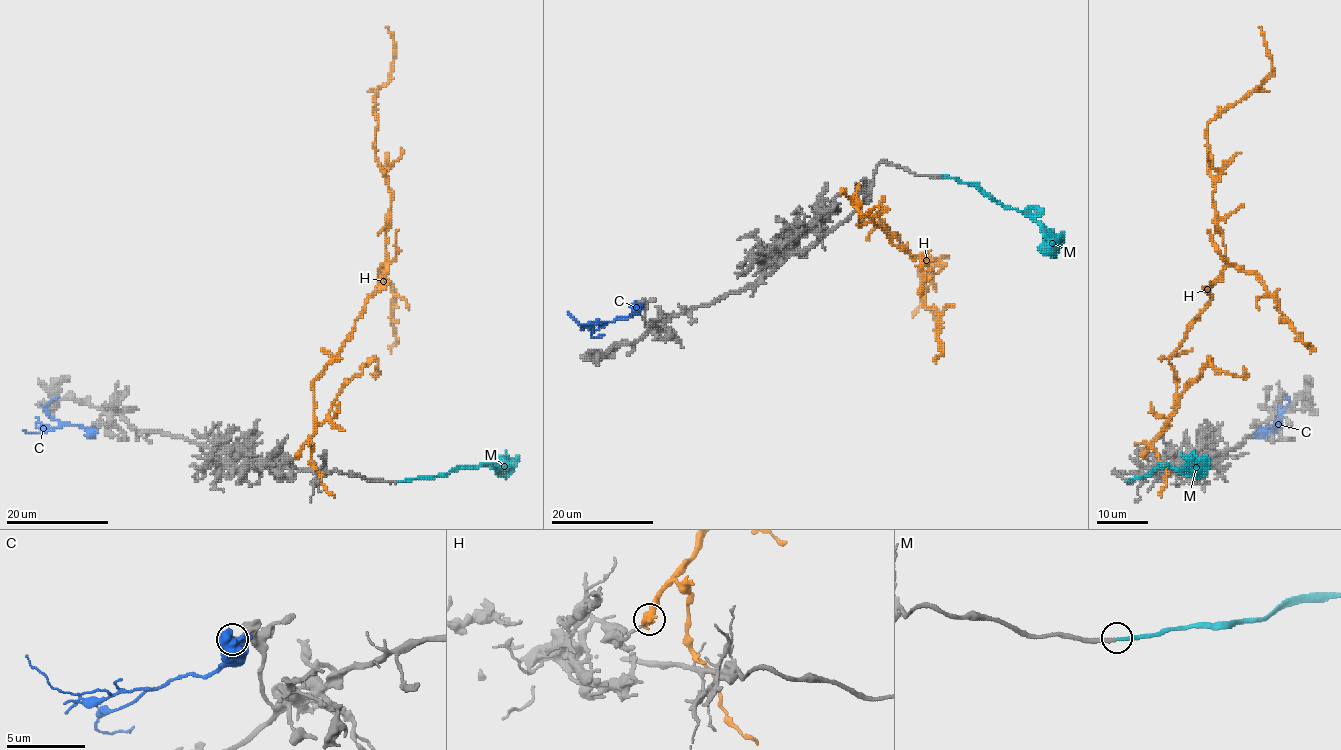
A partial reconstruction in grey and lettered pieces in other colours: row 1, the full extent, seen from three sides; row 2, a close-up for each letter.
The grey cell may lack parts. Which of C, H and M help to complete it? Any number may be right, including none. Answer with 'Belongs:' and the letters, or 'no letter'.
Belongs: M

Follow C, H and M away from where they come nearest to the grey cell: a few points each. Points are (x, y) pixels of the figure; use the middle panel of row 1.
C: (635, 306), (627, 317), (608, 322), (579, 324), (567, 311)
H: (843, 191), (857, 223), (877, 216), (931, 273), (936, 259), (920, 253), (918, 294), (937, 320), (931, 308)
M: (942, 176), (976, 184), (1005, 207), (1026, 212), (1057, 243), (1054, 257)

